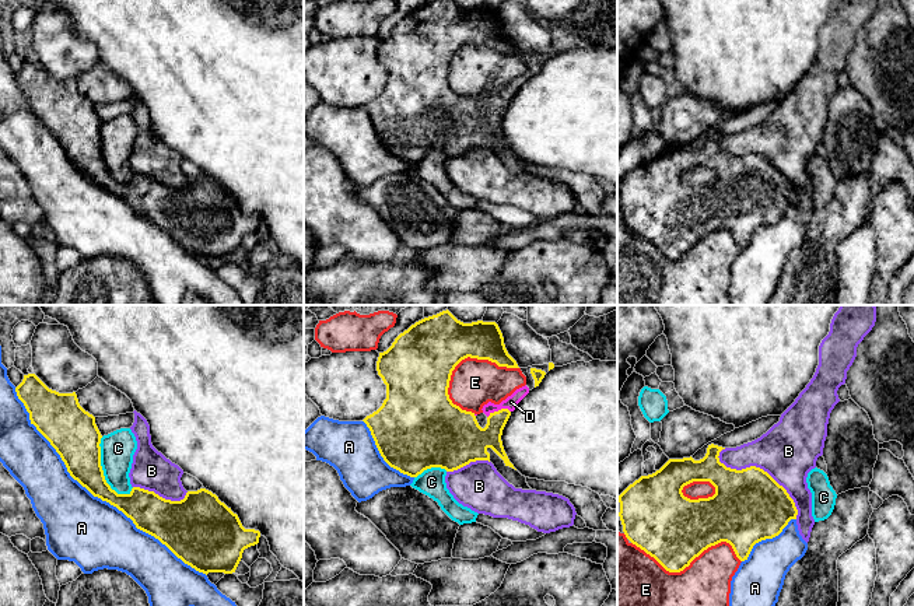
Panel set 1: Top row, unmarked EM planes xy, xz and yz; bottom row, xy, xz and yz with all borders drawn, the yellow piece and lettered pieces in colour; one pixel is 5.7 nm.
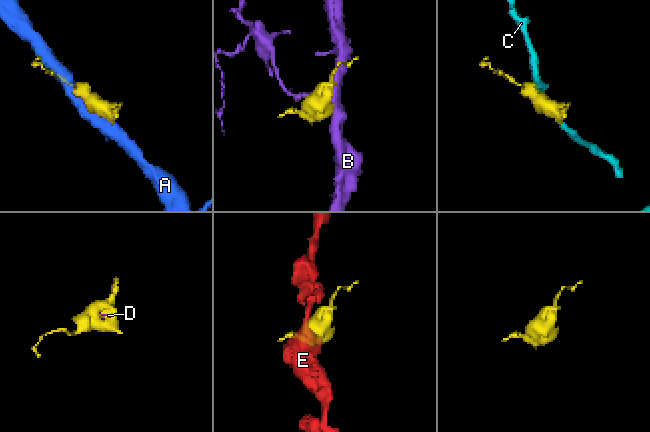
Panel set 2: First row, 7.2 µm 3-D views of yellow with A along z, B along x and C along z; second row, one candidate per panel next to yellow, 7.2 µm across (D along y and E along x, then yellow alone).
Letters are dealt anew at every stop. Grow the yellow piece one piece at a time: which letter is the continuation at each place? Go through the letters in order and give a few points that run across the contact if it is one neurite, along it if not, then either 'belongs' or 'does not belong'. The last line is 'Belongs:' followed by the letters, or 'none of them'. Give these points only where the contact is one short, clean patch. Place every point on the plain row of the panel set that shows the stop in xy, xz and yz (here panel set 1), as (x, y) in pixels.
A: does not belong
B: does not belong
C: does not belong
D: line xz (465, 125), (480, 125), (498, 97), (511, 88); belongs
E: does not belong
Belongs: D

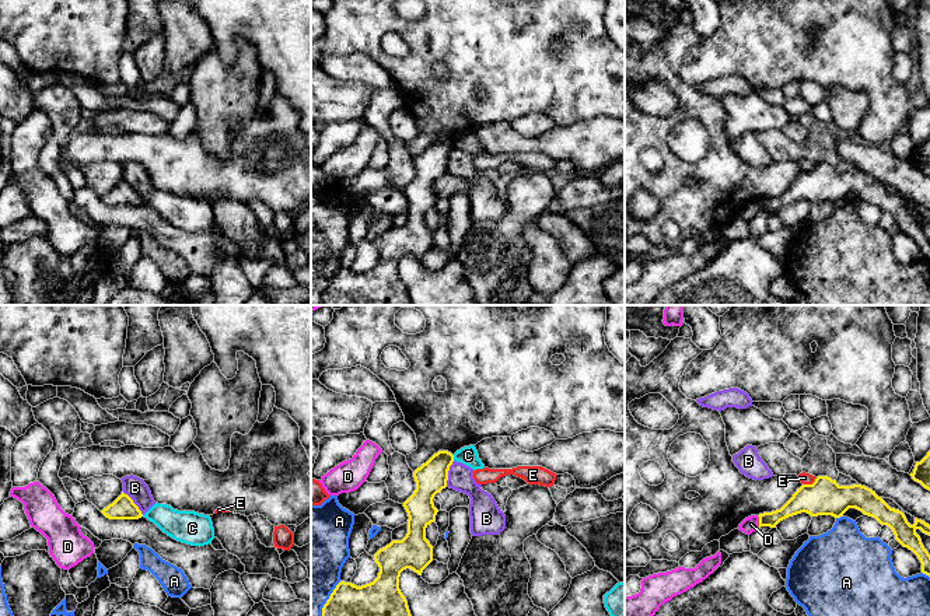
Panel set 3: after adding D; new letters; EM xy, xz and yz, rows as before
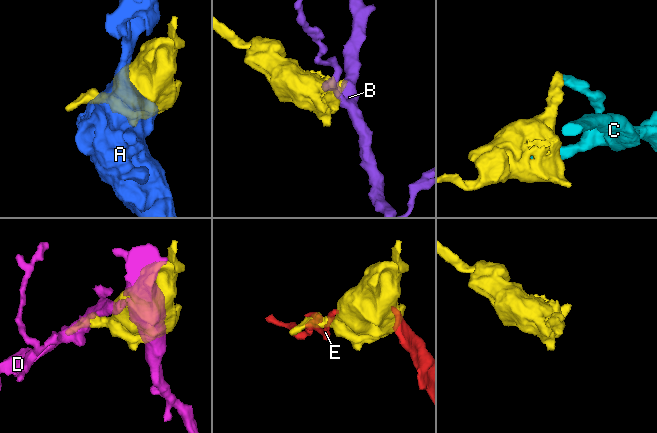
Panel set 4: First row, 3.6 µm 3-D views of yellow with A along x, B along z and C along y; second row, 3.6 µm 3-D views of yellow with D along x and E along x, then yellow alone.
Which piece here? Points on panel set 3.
A: does not belong
B: line xz (454, 147), (450, 153), (446, 172); does not belong
C: line xz (453, 142), (454, 146); does not belong
D: line yz (757, 202), (759, 213); does not belong
E: line yz (817, 164), (811, 170), (803, 171); does not belong
Belongs: none of them

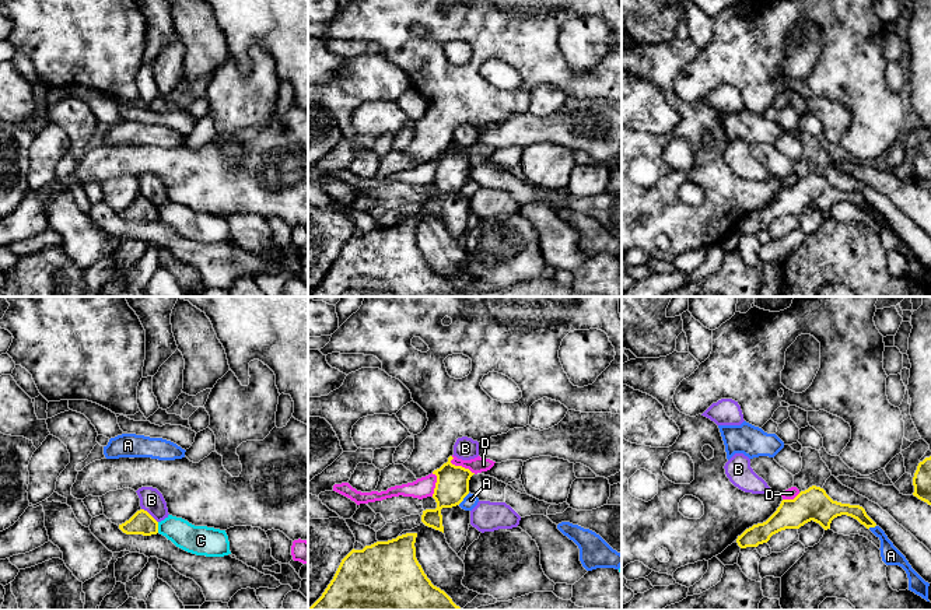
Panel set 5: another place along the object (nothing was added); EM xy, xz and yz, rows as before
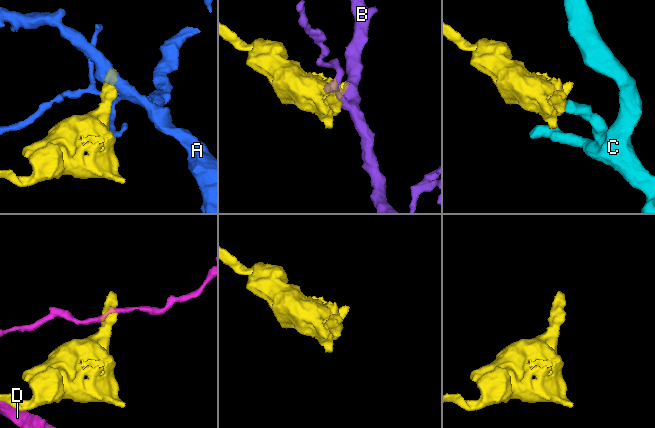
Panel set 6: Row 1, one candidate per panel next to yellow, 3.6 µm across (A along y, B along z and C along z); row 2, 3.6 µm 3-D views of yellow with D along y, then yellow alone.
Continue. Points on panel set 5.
A: does not belong
B: line xy (142, 195), (157, 209); does not belong
C: line xy (157, 209), (158, 218); does not belong
D: line xz (451, 143), (452, 150), (468, 154), (475, 160); does not belong
Belongs: none of them

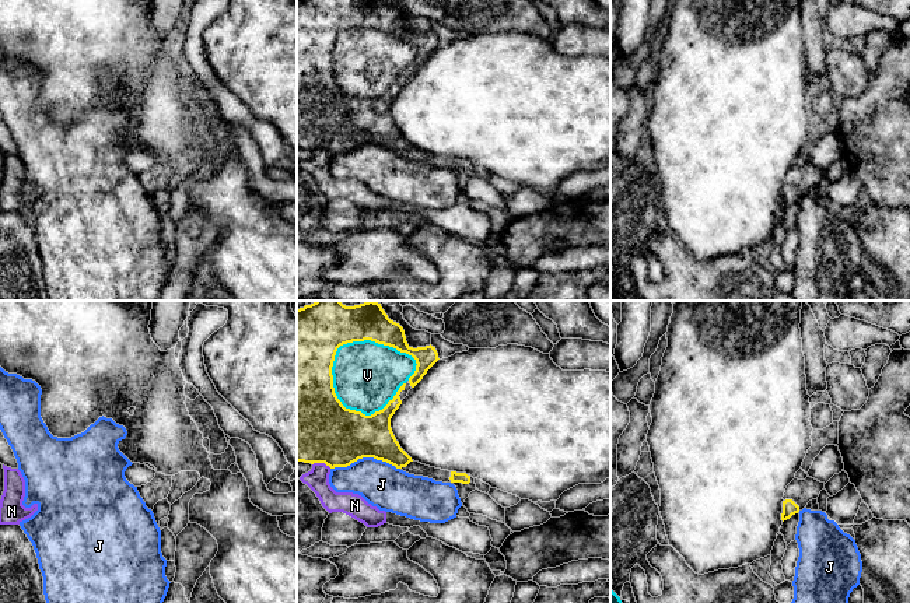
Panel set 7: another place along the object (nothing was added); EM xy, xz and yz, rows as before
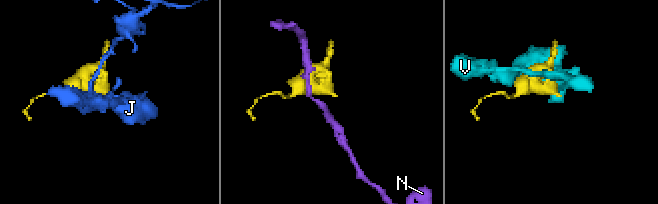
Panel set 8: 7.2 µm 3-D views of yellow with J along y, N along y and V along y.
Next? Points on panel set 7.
J: does not belong
N: does not belong
V: does not belong
Belongs: none of them

